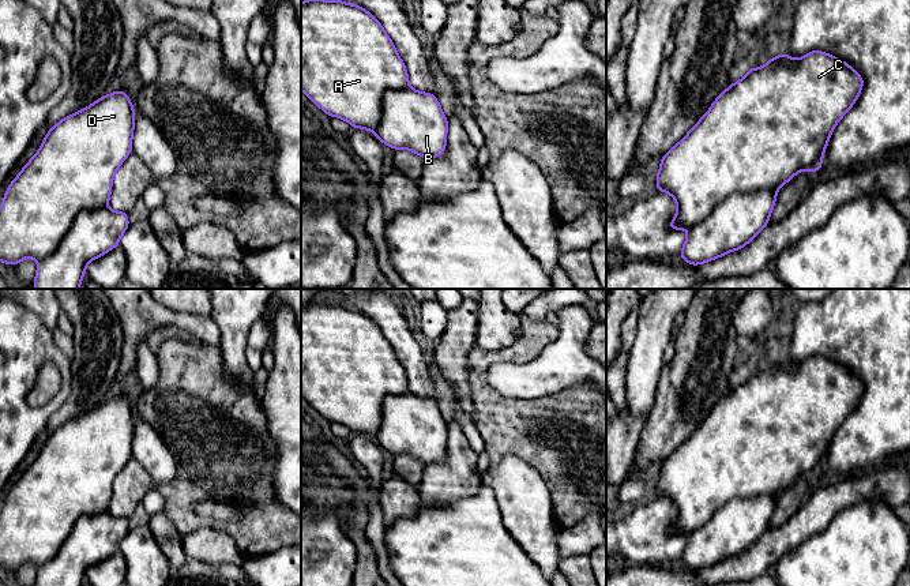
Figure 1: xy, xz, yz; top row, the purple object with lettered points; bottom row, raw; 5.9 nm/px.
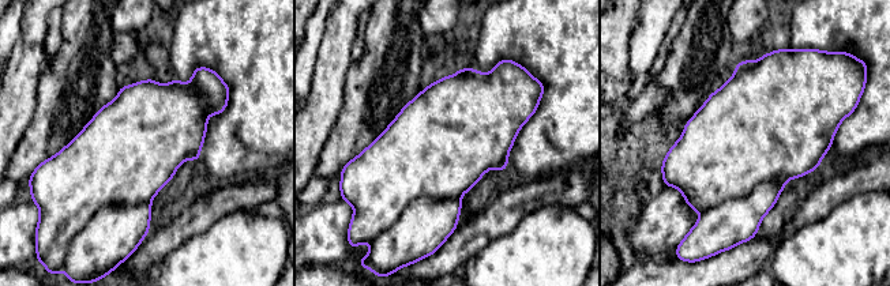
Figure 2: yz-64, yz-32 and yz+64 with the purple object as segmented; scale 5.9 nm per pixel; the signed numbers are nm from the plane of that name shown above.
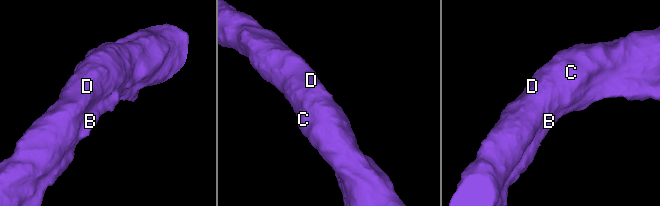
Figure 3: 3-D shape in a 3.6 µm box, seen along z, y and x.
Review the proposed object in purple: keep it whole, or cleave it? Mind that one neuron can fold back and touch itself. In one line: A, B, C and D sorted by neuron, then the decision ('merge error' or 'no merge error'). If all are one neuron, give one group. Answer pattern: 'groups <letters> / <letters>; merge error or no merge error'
groups A B C D; no merge error

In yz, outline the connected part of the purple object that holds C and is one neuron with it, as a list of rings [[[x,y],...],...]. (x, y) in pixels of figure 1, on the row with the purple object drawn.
[[[812,50],[798,60],[781,53],[760,68],[748,68],[741,80],[730,83],[696,125],[662,155],[658,169],[658,192],[670,194],[677,203],[677,214],[668,226],[689,230],[680,259],[692,266],[703,264],[753,240],[768,225],[778,189],[800,170],[821,169],[832,129],[856,104],[862,86],[862,76],[846,61],[821,50]]]

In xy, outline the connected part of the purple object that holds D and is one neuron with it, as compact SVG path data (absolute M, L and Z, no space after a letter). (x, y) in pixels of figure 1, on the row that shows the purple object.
M117 90L109 95L104 95L93 102L90 106L80 109L79 112L69 114L60 120L54 127L52 127L40 150L35 155L23 166L20 173L12 180L4 194L4 202L0 206L0 262L16 266L20 260L26 258L33 258L38 260L38 267L34 278L34 289L79 289L82 278L86 273L86 266L109 252L110 249L120 245L120 237L129 226L128 213L112 211L108 209L108 202L112 195L113 177L125 161L125 158L132 153L132 134L135 127L135 109L128 98L128 94L123 90Z

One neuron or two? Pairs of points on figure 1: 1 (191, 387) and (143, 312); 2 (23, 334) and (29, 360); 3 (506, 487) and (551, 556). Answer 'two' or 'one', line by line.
1: two
2: one
3: one

